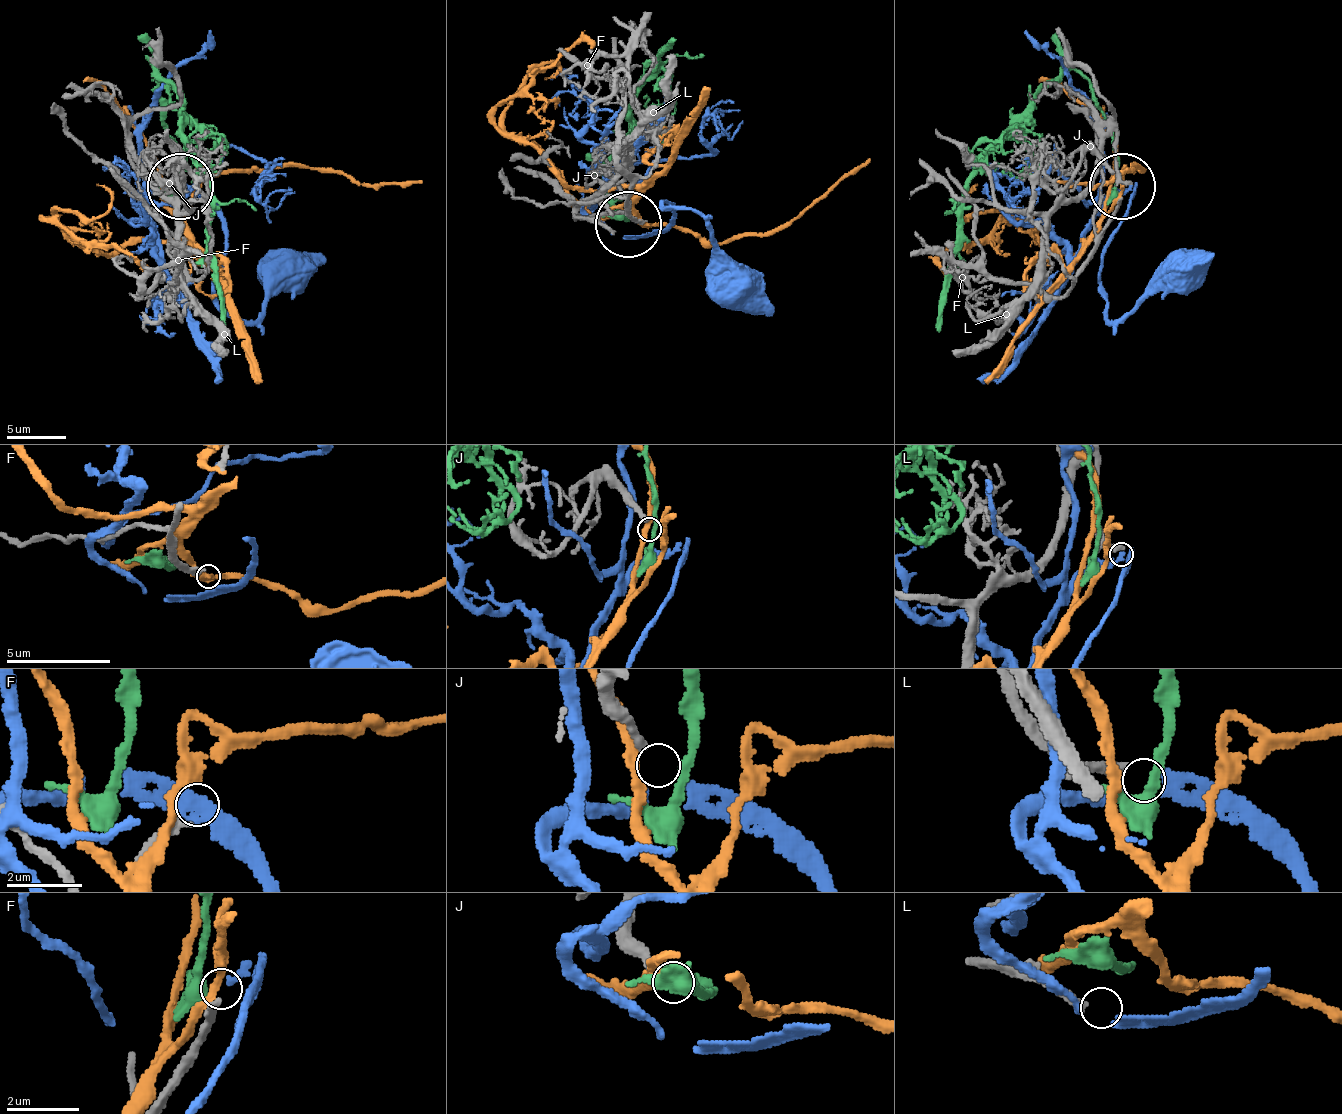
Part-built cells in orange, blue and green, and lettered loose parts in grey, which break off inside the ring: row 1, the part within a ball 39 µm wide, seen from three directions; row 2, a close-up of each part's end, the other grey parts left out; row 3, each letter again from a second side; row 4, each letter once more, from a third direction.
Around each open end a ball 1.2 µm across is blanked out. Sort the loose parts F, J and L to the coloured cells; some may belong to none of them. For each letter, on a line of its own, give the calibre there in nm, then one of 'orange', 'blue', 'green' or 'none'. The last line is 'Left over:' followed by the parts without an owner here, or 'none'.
F: 240 nm | none
J: 240 nm | none
L: 240 nm | none
Left over: F, J, L

